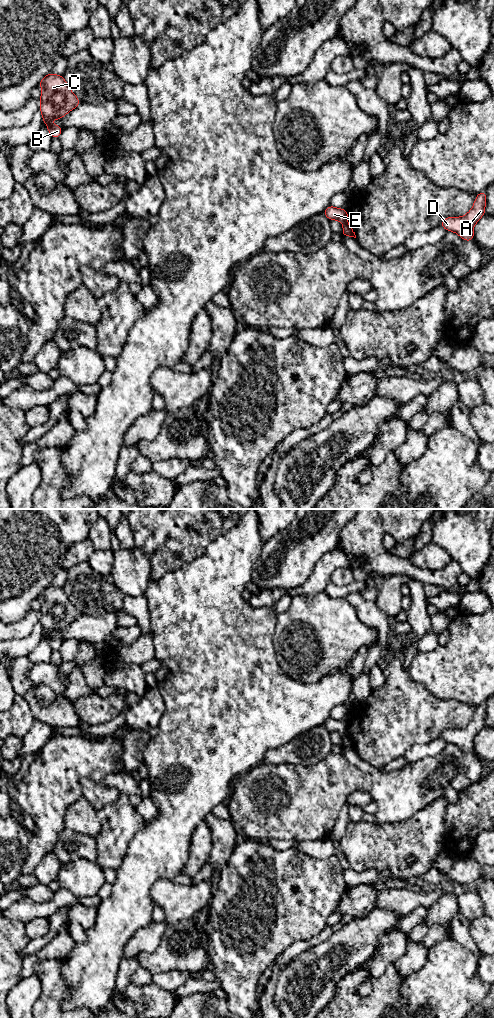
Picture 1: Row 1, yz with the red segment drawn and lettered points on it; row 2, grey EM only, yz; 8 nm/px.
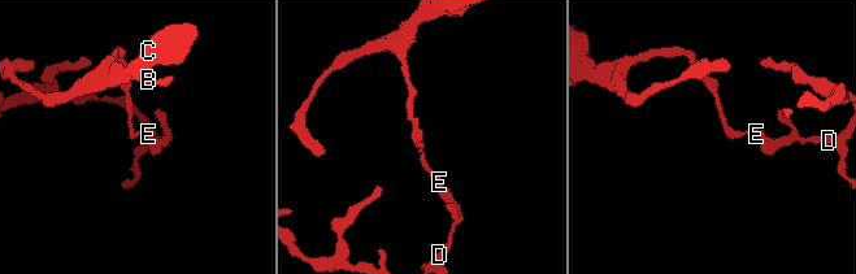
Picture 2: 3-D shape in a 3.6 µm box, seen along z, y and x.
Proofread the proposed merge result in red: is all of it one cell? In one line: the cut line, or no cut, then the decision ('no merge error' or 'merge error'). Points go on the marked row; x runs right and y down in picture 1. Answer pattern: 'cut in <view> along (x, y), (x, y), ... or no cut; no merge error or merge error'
cut in yz along (346, 221), (343, 224); merge error

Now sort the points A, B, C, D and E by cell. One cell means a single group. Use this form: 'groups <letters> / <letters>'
groups A D / B C E

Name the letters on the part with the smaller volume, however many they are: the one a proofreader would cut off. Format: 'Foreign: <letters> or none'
Foreign: A, D

